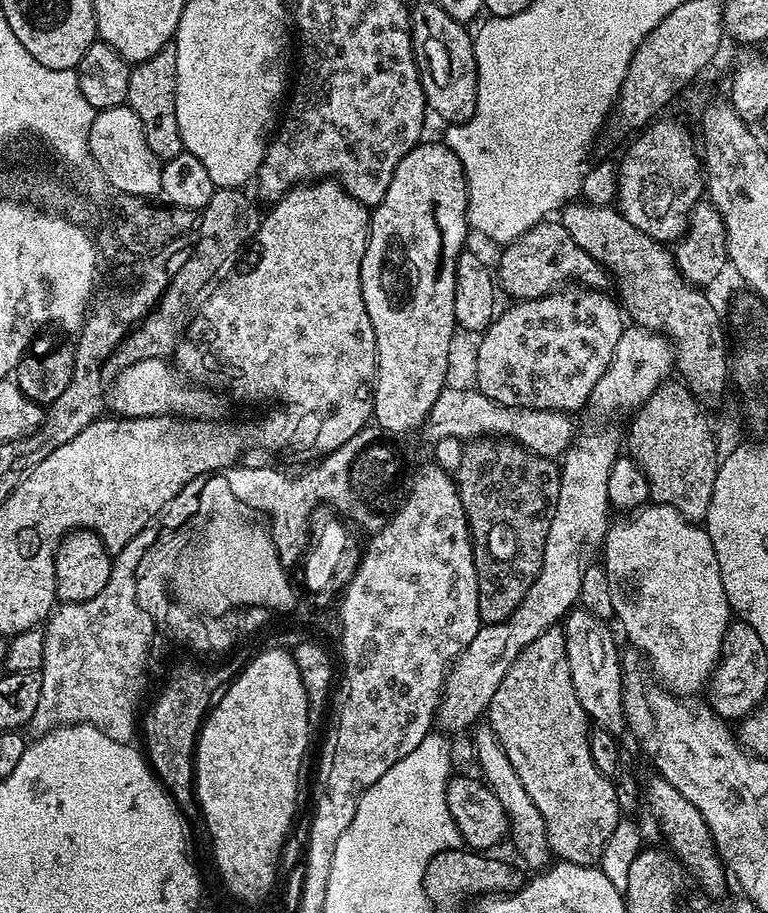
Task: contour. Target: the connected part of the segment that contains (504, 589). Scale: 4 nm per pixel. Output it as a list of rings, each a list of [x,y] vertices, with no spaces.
[[[481,438],[464,444],[461,466],[454,472],[454,479],[460,489],[468,529],[472,532],[472,553],[478,578],[478,614],[484,624],[497,624],[514,614],[540,573],[546,534],[550,534],[550,522],[558,506],[560,464],[551,456],[529,452],[515,440]]]

